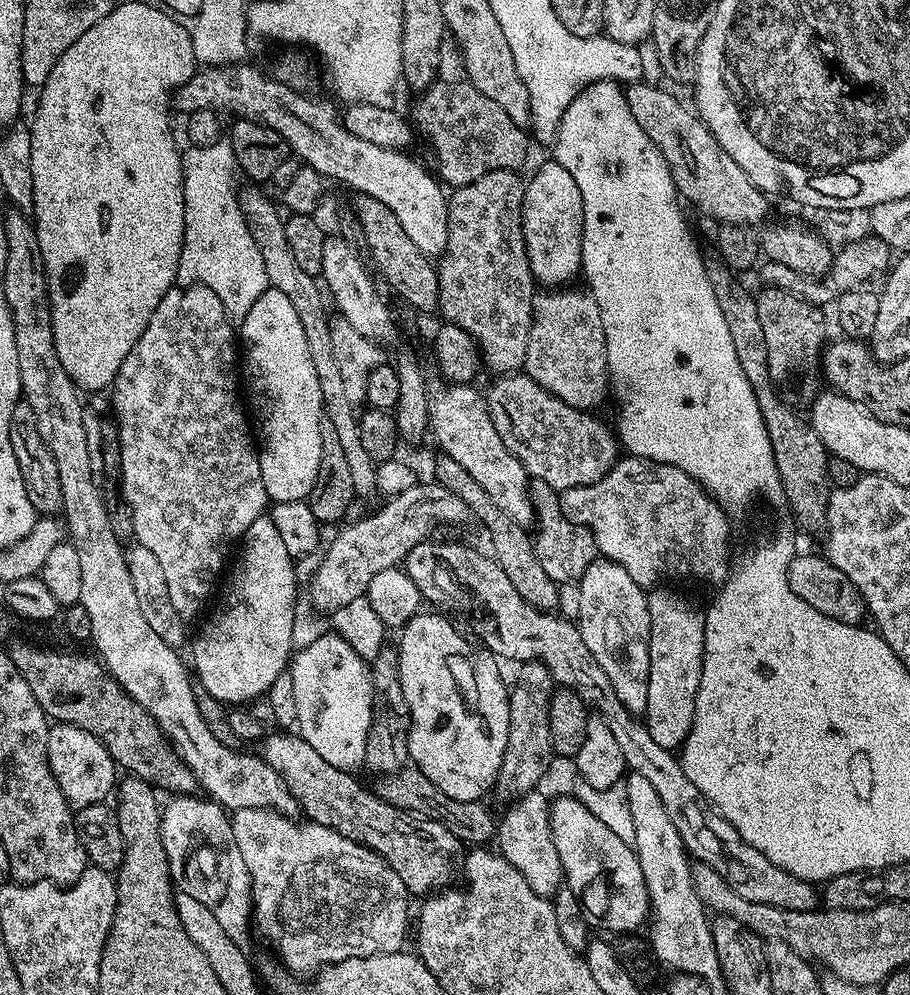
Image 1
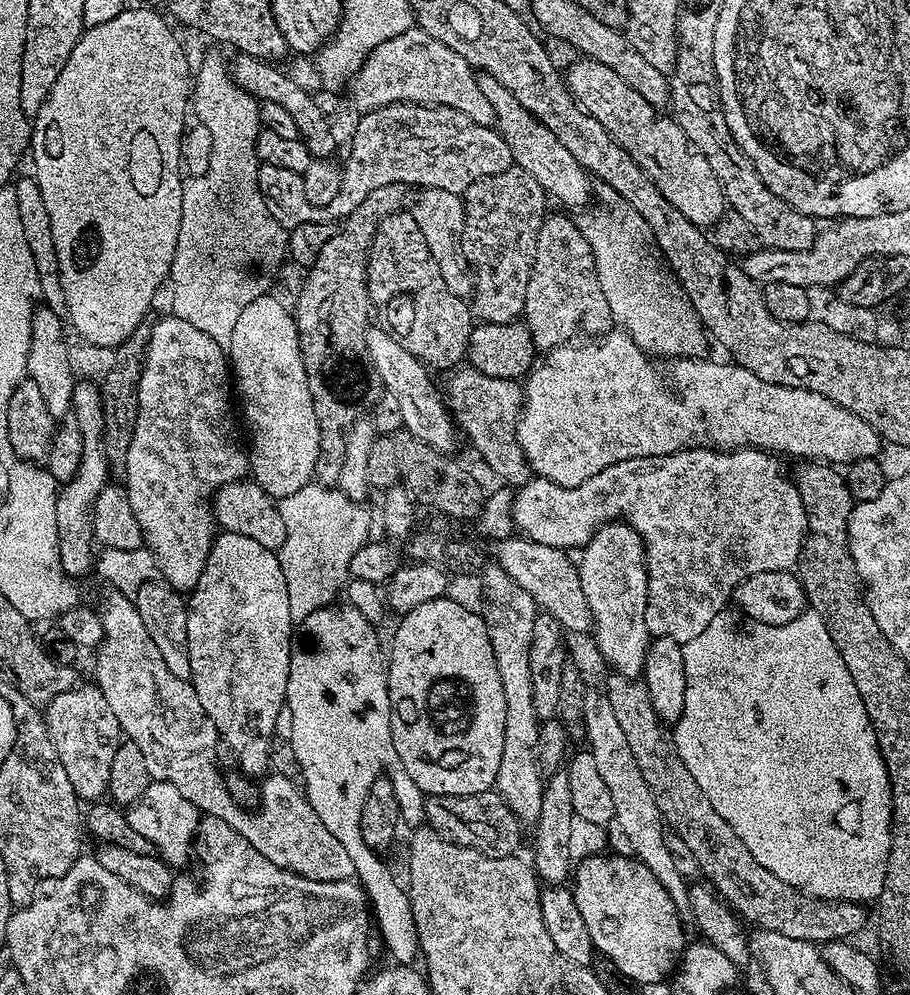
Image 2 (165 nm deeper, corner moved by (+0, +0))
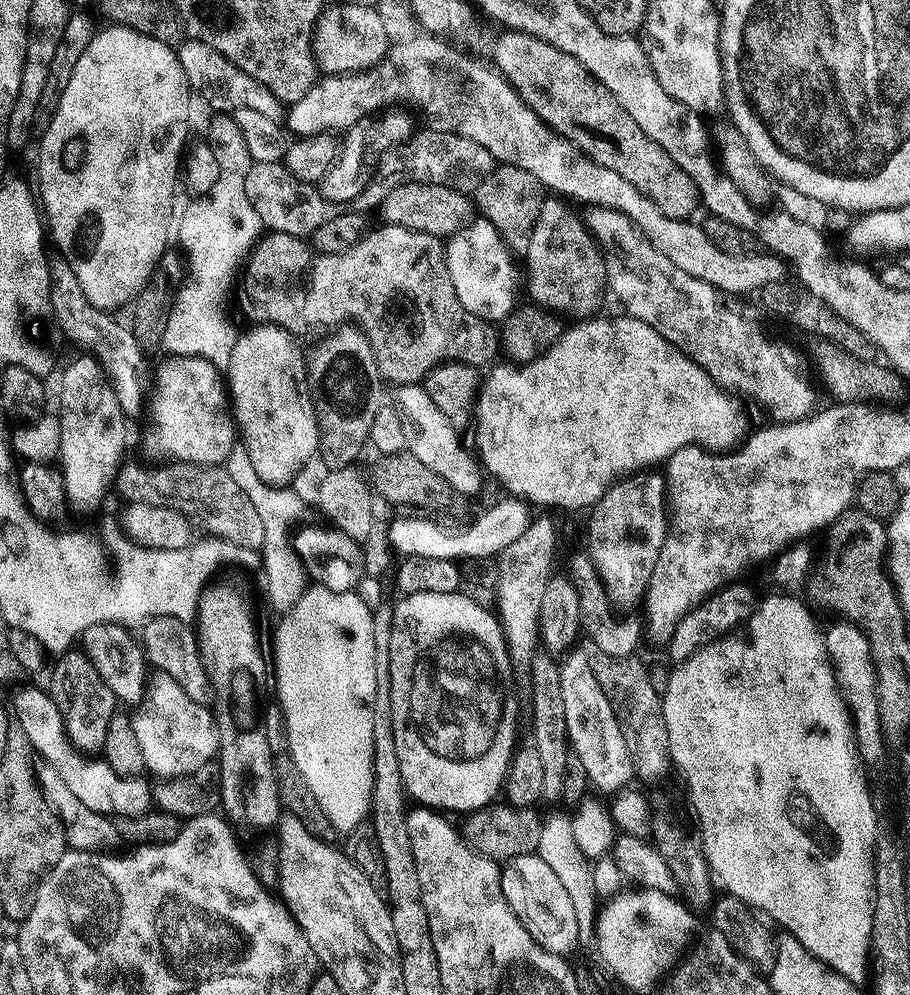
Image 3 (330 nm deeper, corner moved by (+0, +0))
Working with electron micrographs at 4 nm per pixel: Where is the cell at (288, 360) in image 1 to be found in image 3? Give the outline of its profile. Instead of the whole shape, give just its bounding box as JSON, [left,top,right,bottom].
[226,323,320,486]

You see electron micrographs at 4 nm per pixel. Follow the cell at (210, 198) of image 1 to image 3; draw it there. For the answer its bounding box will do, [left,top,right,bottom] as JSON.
[162,114,262,370]

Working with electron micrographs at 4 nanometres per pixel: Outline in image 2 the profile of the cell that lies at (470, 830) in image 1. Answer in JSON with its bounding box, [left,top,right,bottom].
[424,790,521,858]

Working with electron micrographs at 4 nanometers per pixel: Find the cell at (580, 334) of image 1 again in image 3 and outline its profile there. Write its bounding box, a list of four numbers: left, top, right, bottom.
[526,198,608,318]

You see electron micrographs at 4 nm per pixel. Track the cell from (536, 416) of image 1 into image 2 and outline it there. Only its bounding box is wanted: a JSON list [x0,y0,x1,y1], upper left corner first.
[446,366,530,486]

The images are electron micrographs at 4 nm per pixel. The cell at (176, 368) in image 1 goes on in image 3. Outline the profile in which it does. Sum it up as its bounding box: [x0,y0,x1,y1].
[145,356,238,465]

